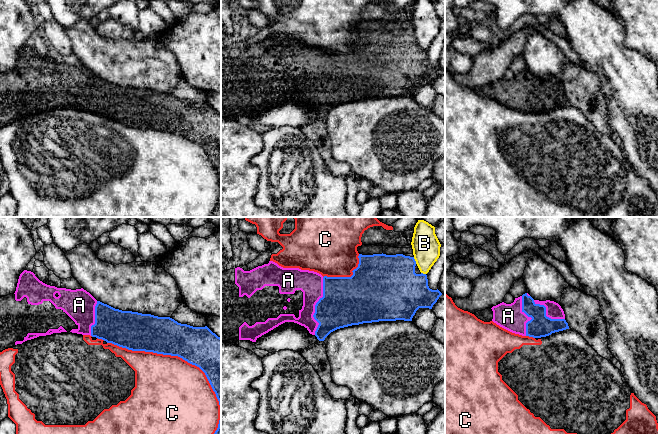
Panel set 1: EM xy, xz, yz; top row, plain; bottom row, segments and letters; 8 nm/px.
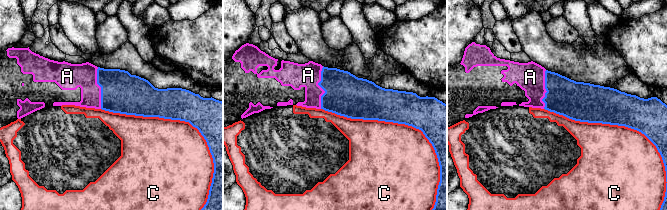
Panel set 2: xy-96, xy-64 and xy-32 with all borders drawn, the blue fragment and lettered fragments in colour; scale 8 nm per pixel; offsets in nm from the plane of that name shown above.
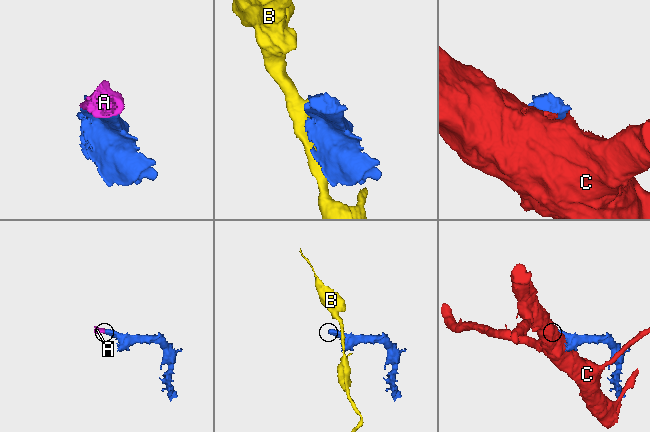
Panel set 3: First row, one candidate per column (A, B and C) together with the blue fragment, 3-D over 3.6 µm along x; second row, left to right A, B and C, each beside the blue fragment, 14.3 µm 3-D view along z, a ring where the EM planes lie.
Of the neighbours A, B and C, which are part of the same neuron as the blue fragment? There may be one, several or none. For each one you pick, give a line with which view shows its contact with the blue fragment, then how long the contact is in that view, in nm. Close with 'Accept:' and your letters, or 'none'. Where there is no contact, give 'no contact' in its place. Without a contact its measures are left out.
A: meets blue in xz; contact 460 nm long
Accept: A

